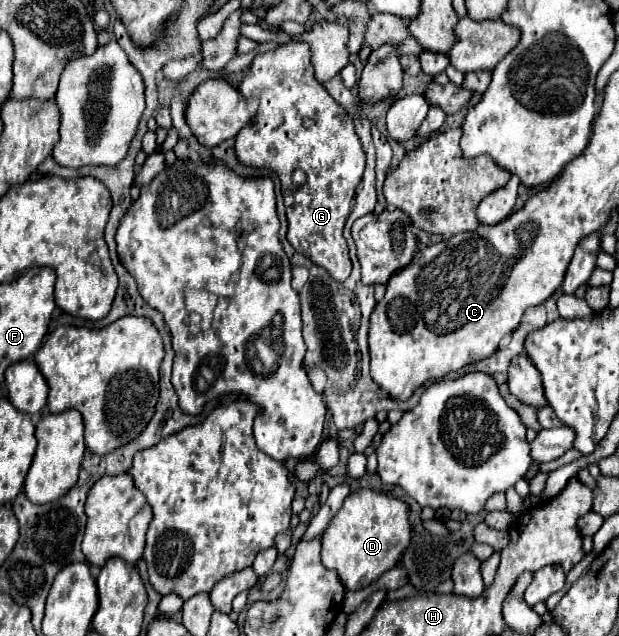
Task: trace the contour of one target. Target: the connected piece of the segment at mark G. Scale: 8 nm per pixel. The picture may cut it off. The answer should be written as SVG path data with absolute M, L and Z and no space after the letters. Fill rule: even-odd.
M284 42L274 50L258 52L240 80L238 92L260 102L254 118L236 134L238 162L270 168L280 176L290 244L300 254L304 254L304 244L308 244L306 256L310 254L312 262L326 268L338 282L346 280L352 262L342 230L366 160L350 114L314 78L306 42ZM304 120L312 120L312 126L306 128ZM296 168L306 172L306 182L292 182Z

